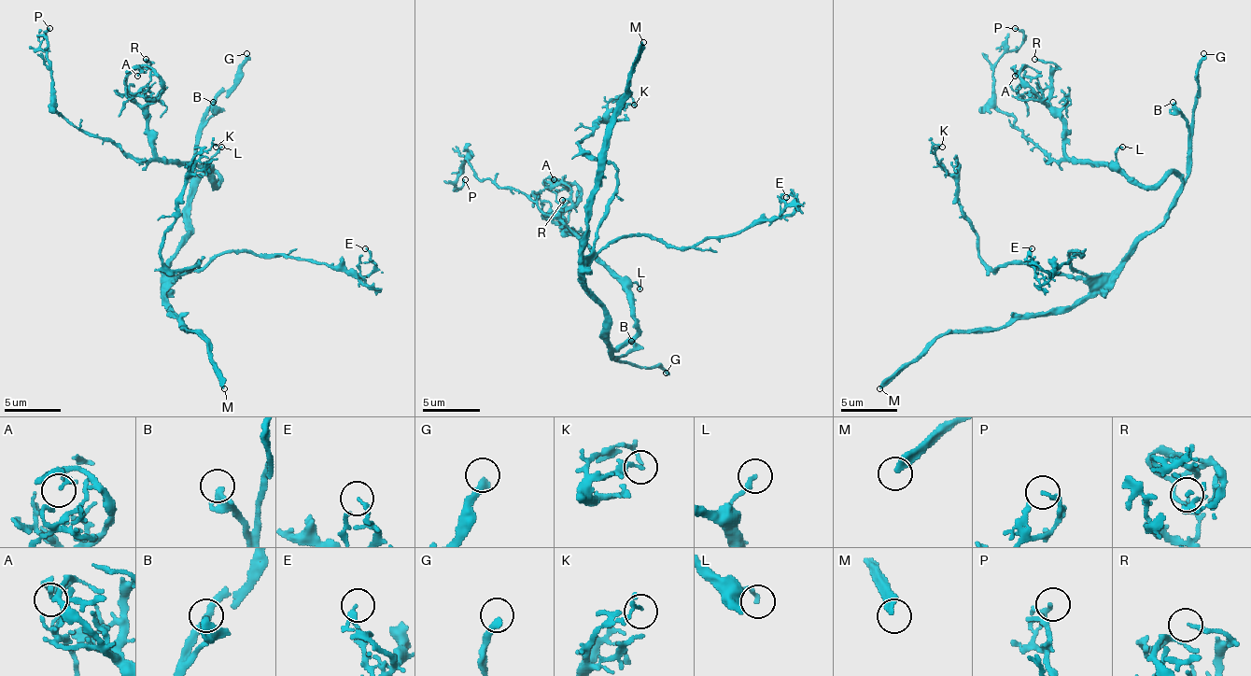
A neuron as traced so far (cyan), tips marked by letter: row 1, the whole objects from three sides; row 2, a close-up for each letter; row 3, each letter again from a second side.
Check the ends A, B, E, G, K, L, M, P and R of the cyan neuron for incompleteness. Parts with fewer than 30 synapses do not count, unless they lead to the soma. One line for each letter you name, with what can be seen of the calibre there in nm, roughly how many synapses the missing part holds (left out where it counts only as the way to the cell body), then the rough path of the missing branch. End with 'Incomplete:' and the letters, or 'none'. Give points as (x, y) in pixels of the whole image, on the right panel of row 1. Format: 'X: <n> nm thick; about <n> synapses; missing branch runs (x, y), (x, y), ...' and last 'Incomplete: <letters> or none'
G: 280 nm thick; missing branch runs (1203, 53), (1209, 53), (1201, 42), (1203, 25), (1192, 34), (1198, 42), (1195, 84)
M: 300 nm thick; about 400 synapses
Incomplete: G, M

